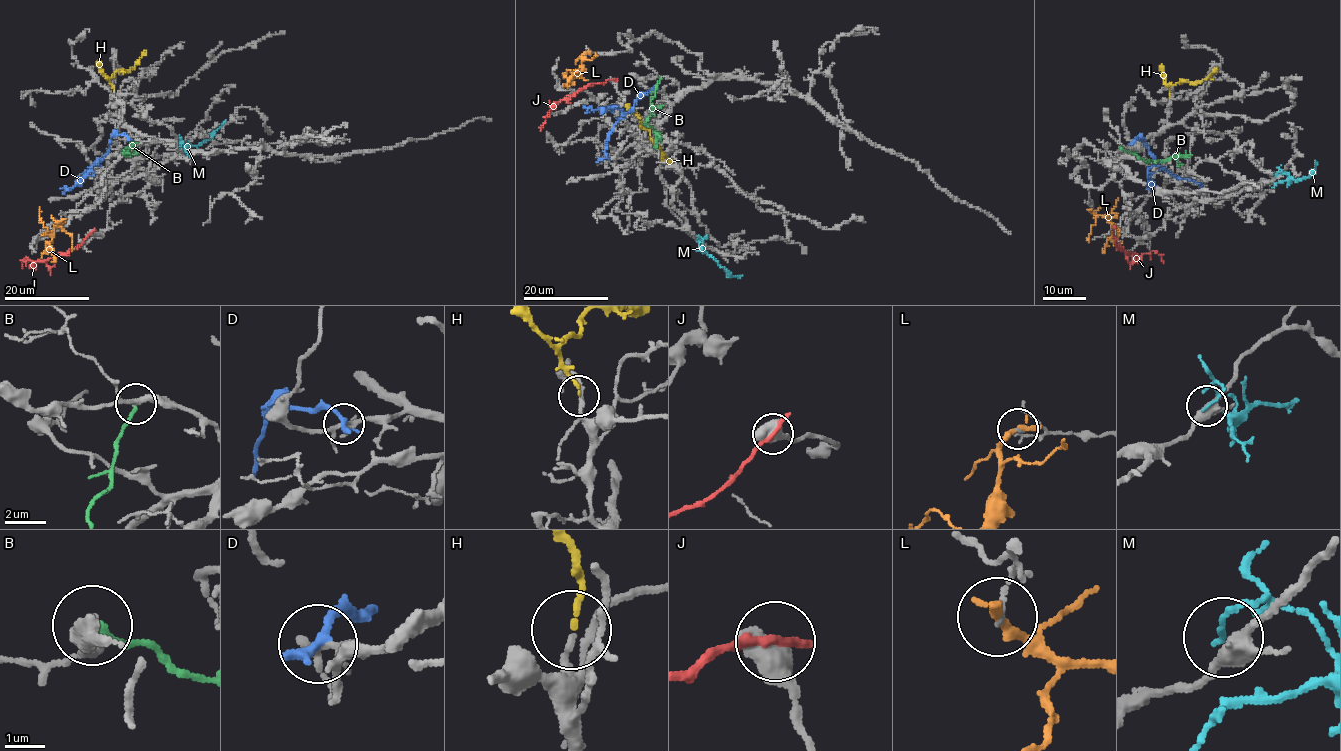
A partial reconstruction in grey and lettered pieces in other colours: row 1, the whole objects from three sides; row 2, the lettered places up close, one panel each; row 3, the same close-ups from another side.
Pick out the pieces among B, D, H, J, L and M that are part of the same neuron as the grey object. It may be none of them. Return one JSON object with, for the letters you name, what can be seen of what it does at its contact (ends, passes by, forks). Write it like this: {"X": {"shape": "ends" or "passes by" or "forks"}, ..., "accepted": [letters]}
{"H": {"shape": "ends"}, "accepted": ["H"]}

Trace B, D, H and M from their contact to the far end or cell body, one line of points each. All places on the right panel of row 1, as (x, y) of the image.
B: (1121, 148), (1145, 161), (1188, 156), (1189, 153)
D: (1133, 142), (1139, 138), (1156, 164), (1178, 177), (1203, 184)
H: (1169, 97), (1170, 84), (1180, 80), (1199, 82), (1217, 68)
M: (1276, 175), (1280, 171), (1289, 179), (1301, 180), (1315, 170), (1314, 161)

